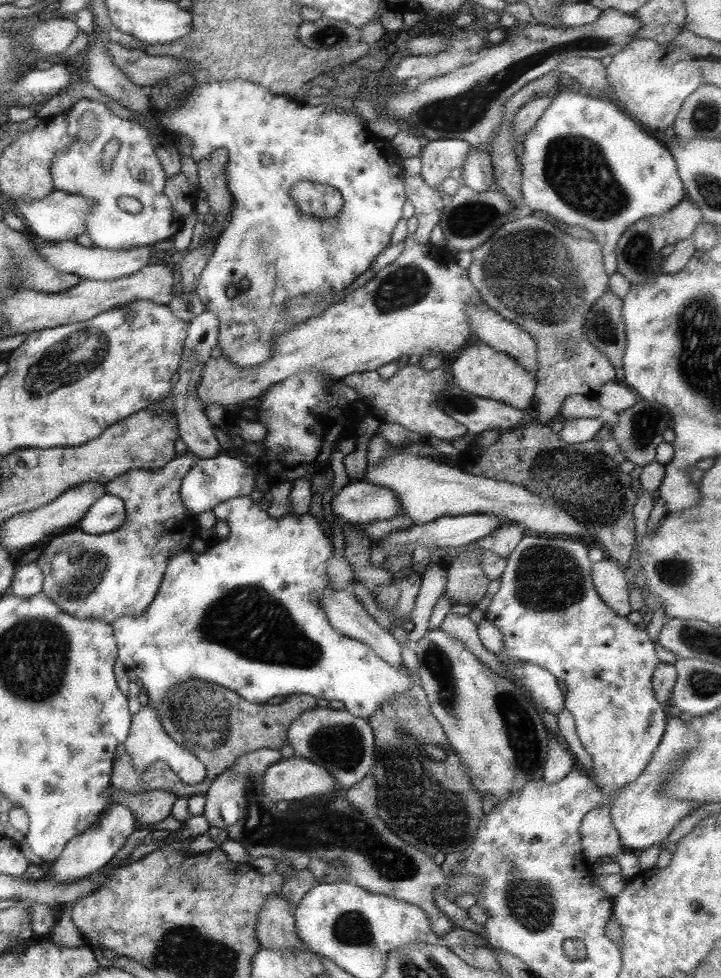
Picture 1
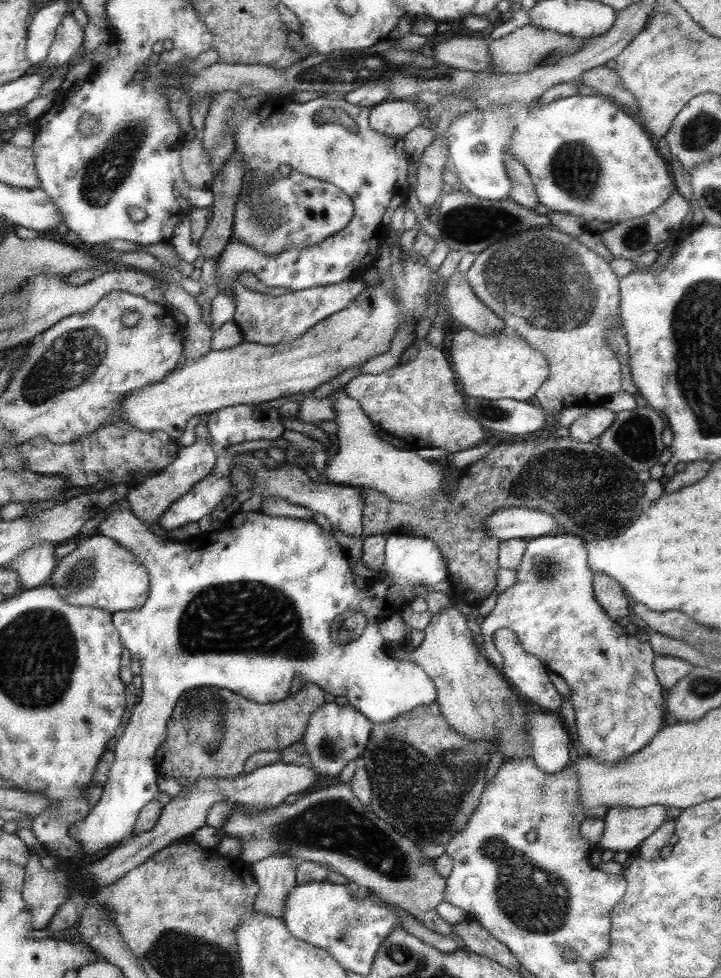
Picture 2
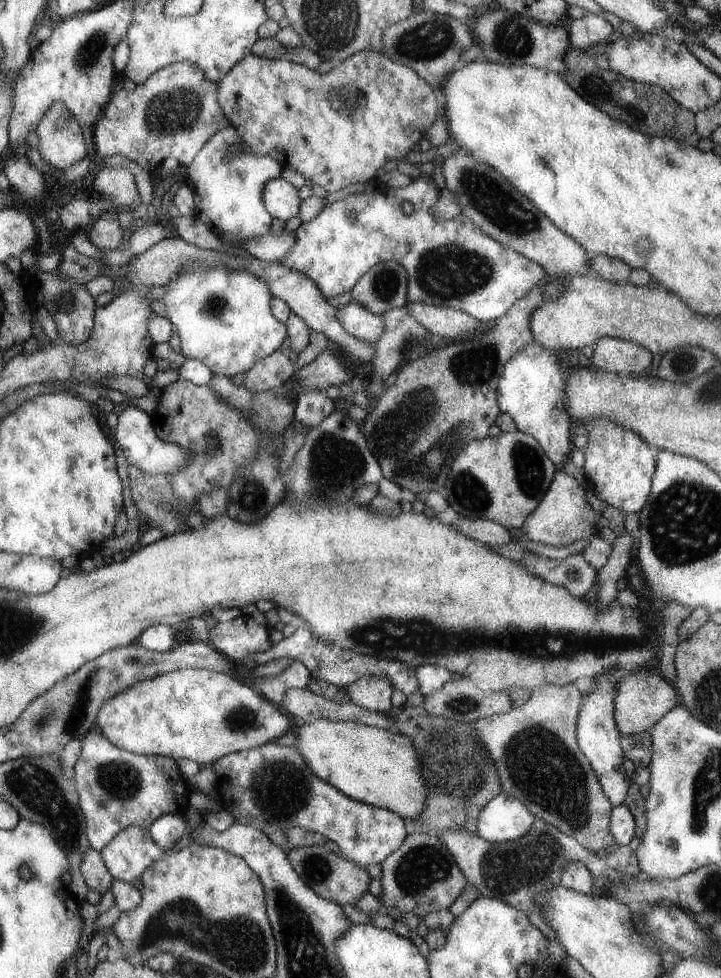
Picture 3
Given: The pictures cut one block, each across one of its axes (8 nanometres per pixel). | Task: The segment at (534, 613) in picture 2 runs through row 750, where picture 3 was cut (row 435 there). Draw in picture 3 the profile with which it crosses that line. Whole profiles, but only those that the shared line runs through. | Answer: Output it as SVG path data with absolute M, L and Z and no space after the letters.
M604 417L590 419L590 422L576 428L577 433L584 434L588 439L586 448L582 450L585 452L584 474L590 488L607 505L612 504L627 514L640 512L648 500L656 457L661 450L647 443L638 433Z

